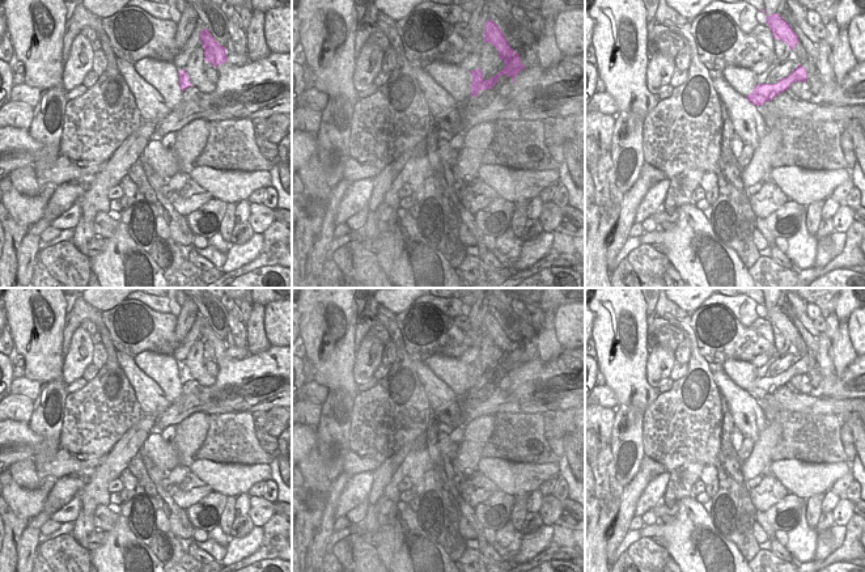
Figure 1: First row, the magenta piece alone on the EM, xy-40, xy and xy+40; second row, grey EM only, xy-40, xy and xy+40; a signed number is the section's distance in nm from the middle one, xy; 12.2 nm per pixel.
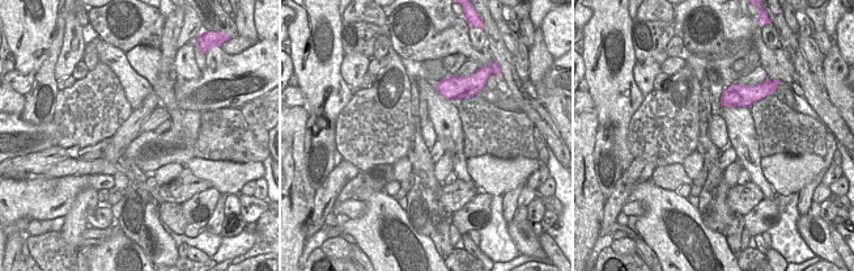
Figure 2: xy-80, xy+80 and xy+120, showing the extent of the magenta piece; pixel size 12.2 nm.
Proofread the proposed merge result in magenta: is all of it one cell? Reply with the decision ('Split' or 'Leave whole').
Split

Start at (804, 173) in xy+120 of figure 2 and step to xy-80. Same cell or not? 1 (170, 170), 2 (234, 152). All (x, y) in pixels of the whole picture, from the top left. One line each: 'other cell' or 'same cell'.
1: same cell
2: other cell

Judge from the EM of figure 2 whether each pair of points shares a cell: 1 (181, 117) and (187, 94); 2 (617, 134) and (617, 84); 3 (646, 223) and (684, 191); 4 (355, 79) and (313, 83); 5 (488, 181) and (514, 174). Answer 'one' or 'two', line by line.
1: two
2: one
3: two
4: two
5: one

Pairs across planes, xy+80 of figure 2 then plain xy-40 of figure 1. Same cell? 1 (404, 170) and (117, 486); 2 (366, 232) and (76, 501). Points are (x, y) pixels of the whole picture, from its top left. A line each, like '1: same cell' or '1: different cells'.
1: different cells
2: different cells

